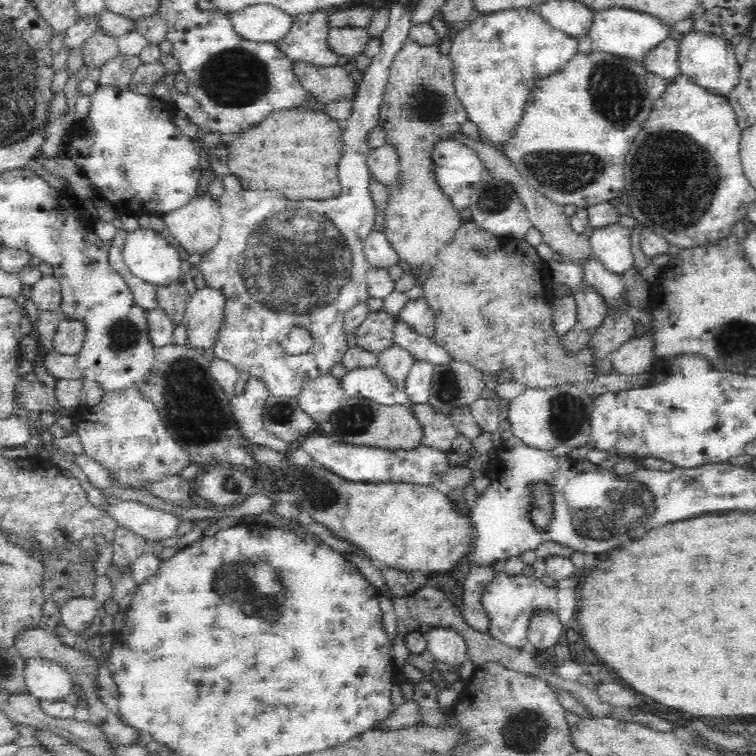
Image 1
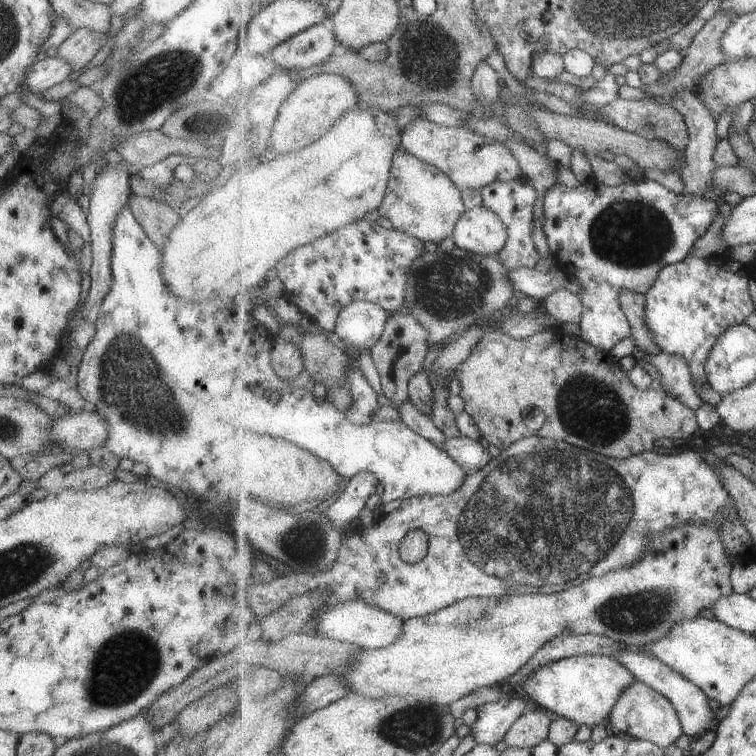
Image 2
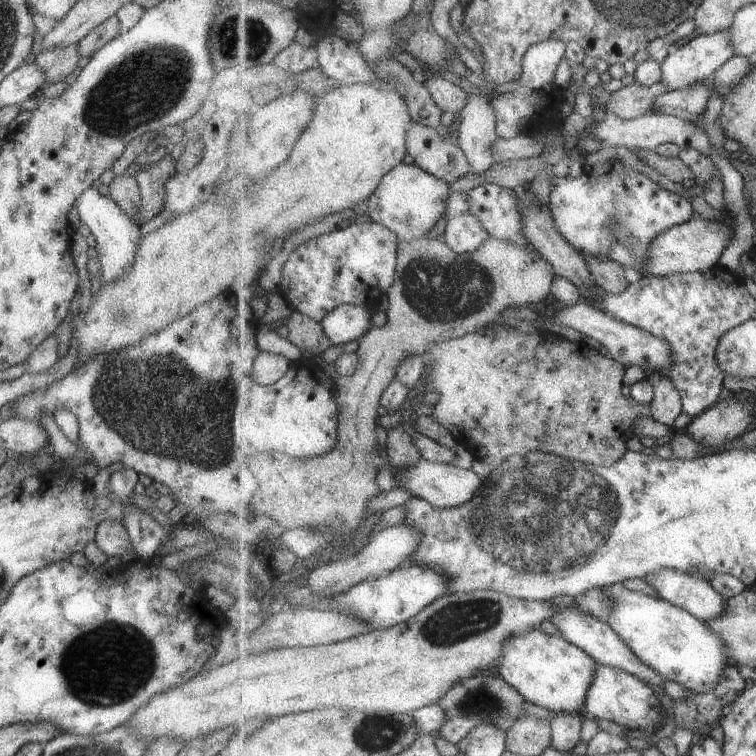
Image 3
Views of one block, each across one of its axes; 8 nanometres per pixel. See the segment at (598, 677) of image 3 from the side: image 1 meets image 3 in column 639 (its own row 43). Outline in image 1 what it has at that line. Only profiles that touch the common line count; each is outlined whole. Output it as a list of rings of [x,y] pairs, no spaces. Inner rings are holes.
[[[695,30],[684,34],[678,43],[677,59],[680,63],[680,72],[691,77],[696,84],[711,89],[711,92],[727,97],[739,80],[740,64],[734,55],[734,43],[719,38],[715,34]]]

